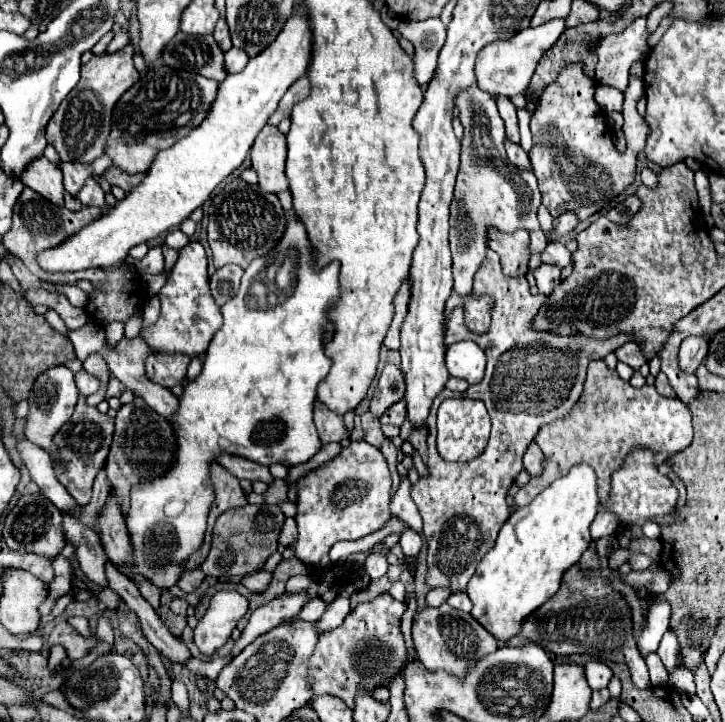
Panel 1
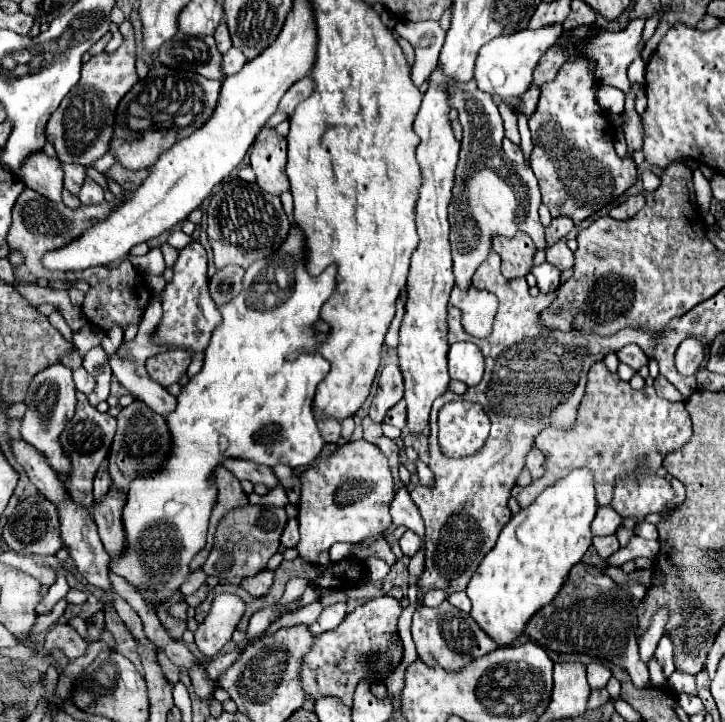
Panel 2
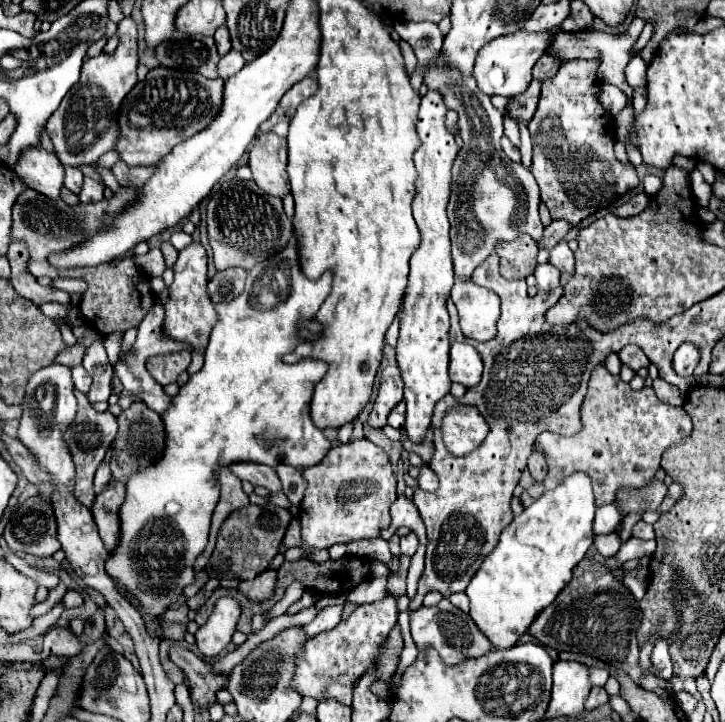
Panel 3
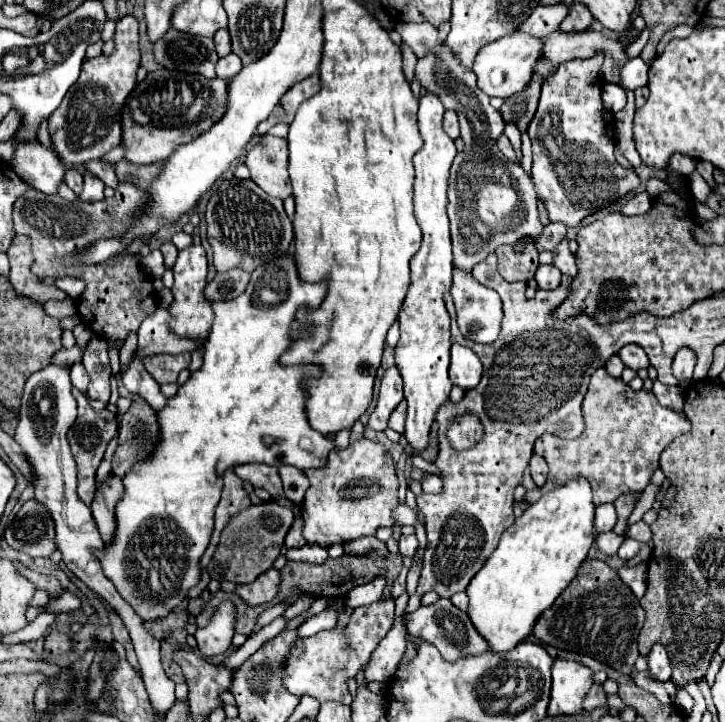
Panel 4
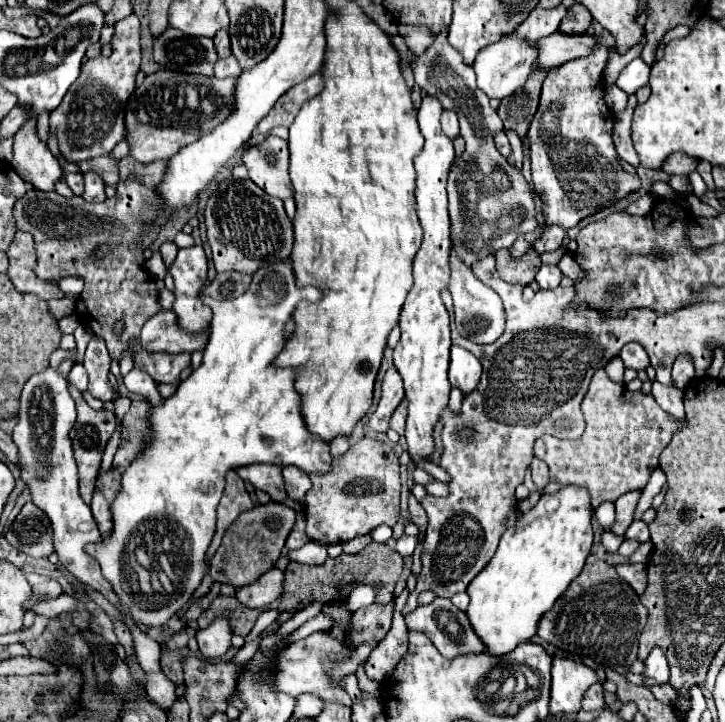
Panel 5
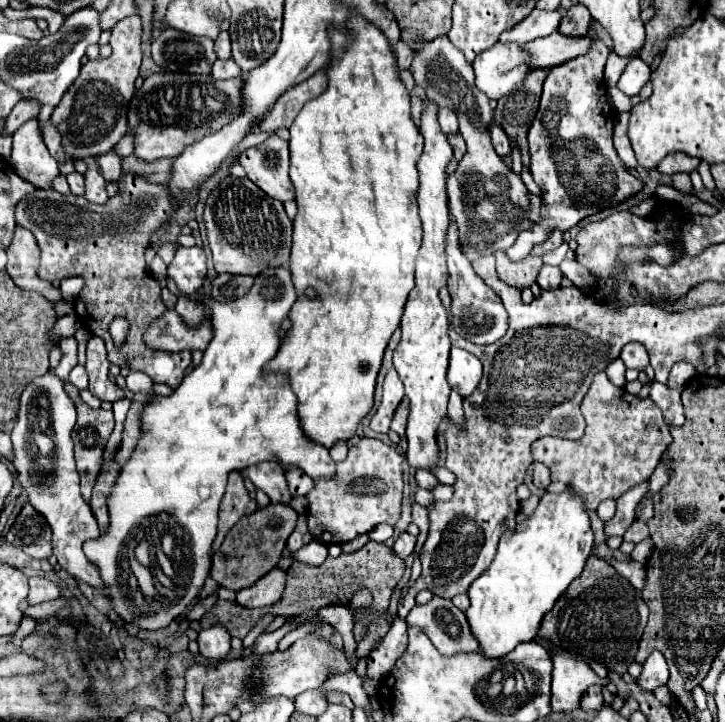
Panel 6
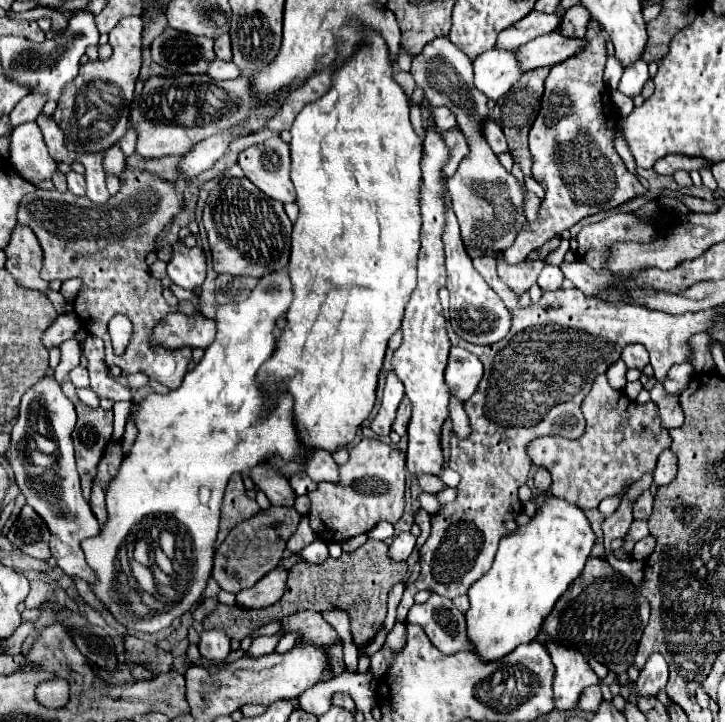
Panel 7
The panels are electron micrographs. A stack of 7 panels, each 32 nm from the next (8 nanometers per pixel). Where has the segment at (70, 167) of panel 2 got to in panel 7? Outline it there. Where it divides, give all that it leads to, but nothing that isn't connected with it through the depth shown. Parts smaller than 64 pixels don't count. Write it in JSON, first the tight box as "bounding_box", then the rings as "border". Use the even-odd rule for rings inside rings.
{"bounding_box":[66,172,86,196],"border":[[[68,172],[66,178],[68,178],[68,190],[70,190],[72,194],[76,194],[76,196],[86,196],[86,183],[83,174]]]}

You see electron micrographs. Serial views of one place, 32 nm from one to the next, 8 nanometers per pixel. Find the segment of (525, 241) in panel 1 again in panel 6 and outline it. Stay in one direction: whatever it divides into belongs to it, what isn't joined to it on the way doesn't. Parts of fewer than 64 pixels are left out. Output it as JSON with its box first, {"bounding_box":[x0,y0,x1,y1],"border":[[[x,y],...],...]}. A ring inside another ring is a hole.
{"bounding_box":[496,252,542,290],"border":[[[498,252],[496,256],[496,270],[500,280],[518,290],[530,288],[536,282],[540,268],[542,268],[542,258],[532,258],[532,254],[516,264],[510,264],[510,260],[506,258],[506,252]]]}

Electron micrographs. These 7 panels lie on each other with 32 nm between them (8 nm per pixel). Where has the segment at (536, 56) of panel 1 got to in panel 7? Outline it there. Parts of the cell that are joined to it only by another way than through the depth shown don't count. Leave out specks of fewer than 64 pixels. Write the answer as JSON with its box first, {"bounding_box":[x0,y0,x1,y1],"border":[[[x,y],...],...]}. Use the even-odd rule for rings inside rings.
{"bounding_box":[474,48,522,100],"border":[[[492,48],[474,60],[474,84],[488,98],[498,100],[512,84],[518,82],[522,72],[518,70],[516,52],[500,52]]]}

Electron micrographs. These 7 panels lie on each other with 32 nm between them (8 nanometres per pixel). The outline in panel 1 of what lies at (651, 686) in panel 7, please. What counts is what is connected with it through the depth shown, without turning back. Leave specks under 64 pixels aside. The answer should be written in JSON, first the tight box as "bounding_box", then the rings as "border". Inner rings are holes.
{"bounding_box":[656,630,678,674],"border":[[[668,630],[656,650],[656,654],[660,656],[662,664],[666,666],[666,672],[670,674],[674,668],[676,668],[676,662],[678,662],[678,640],[674,636],[672,630]]]}

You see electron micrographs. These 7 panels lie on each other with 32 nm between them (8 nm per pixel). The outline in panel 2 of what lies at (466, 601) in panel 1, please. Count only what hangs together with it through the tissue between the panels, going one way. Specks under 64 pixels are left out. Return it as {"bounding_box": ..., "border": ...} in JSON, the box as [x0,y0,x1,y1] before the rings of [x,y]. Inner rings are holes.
{"bounding_box":[448,592,470,612],"border":[[[456,592],[448,596],[448,602],[456,608],[460,608],[462,612],[470,612],[470,598],[466,596],[466,592]]]}

